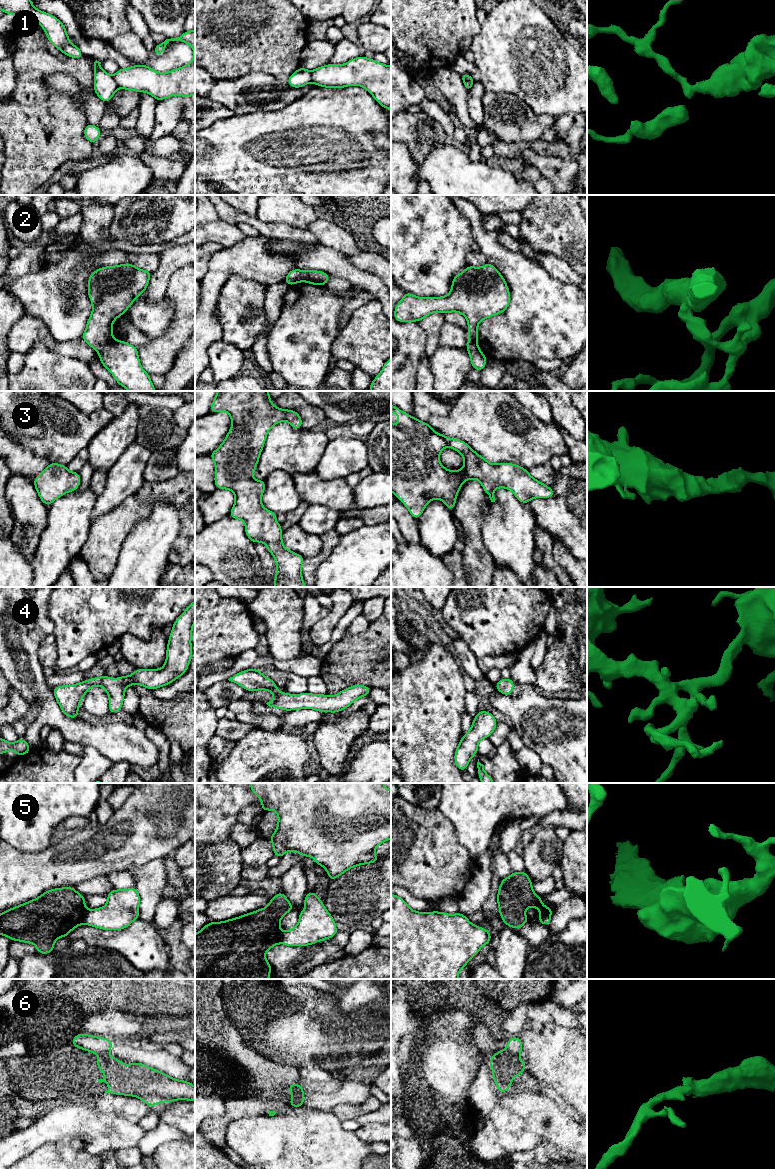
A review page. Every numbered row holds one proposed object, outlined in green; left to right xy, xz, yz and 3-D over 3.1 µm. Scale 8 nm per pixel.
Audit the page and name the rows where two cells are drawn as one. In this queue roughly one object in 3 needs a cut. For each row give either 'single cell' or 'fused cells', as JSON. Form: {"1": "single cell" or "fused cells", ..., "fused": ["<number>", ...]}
{"1": "fused cells", "2": "fused cells", "3": "single cell", "4": "single cell", "5": "fused cells", "6": "fused cells", "fused": ["1", "2", "5", "6"]}

